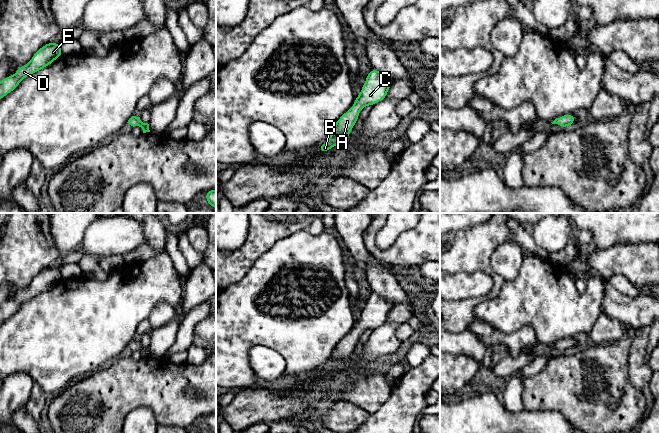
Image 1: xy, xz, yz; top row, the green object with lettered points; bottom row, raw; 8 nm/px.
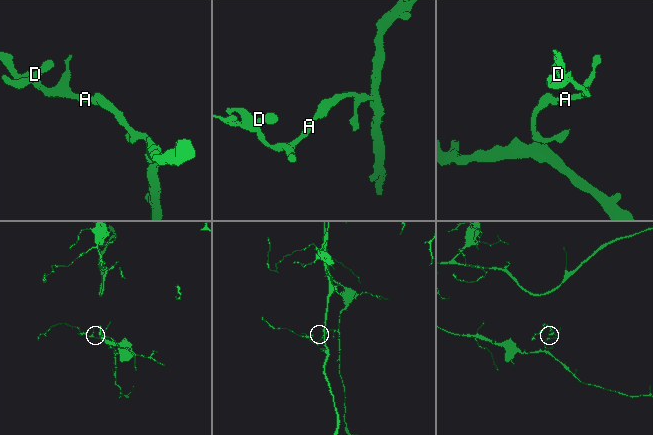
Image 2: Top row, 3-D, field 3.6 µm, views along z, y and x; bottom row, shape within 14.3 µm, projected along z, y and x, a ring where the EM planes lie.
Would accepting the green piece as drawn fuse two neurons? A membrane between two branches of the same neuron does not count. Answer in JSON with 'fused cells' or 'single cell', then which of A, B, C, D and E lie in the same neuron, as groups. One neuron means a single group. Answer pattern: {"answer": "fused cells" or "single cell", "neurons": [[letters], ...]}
{"answer": "single cell", "neurons": [["A", "B", "C", "D", "E"]]}

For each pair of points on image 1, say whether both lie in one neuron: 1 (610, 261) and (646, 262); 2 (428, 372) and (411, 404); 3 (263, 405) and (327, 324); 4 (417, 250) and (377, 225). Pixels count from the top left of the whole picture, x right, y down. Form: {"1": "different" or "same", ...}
{"1": "same", "2": "same", "3": "different", "4": "same"}

